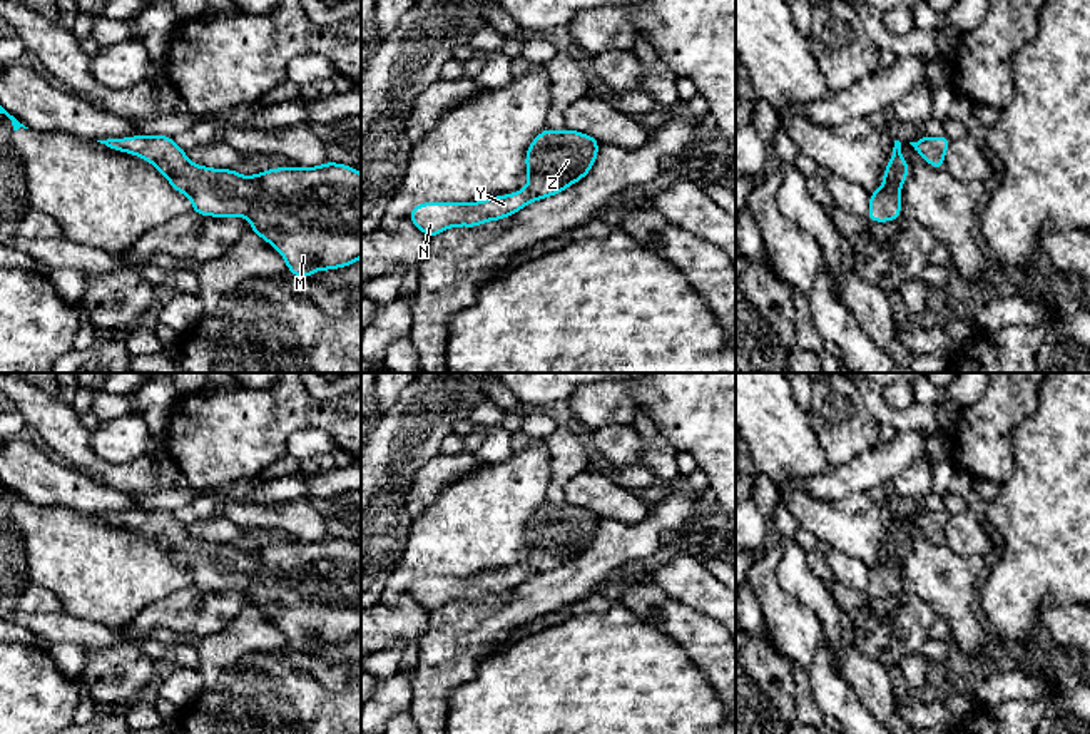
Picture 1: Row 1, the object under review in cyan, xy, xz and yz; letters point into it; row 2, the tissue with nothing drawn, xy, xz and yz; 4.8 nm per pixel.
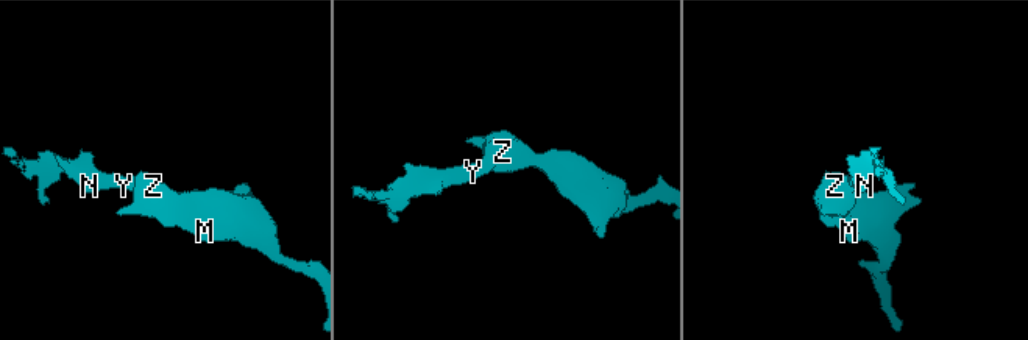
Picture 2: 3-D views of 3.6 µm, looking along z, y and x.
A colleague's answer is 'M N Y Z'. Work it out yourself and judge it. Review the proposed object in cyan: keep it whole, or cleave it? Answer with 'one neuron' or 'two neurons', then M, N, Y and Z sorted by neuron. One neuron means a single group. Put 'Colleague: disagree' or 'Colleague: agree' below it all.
one neuron | M N Y Z
Colleague: agree

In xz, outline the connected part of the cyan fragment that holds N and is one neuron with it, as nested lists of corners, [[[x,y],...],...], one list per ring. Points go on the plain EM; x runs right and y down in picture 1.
[[[545,502],[525,528],[528,557],[522,565],[465,579],[421,577],[410,585],[408,595],[431,614],[450,602],[478,602],[510,592],[532,575],[560,568],[582,555],[593,542],[598,522],[600,517],[585,507]]]

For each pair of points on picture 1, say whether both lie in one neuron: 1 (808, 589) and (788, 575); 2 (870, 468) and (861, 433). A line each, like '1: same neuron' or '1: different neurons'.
1: same neuron
2: different neurons

